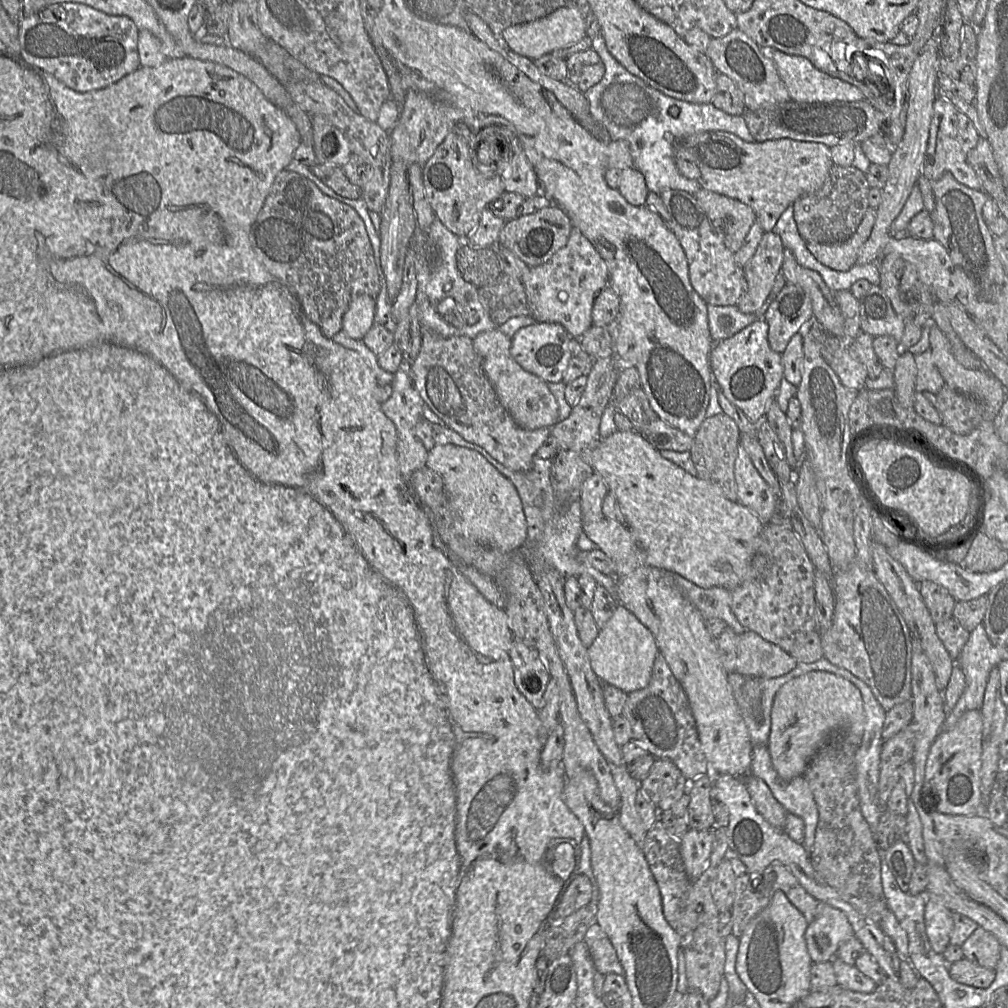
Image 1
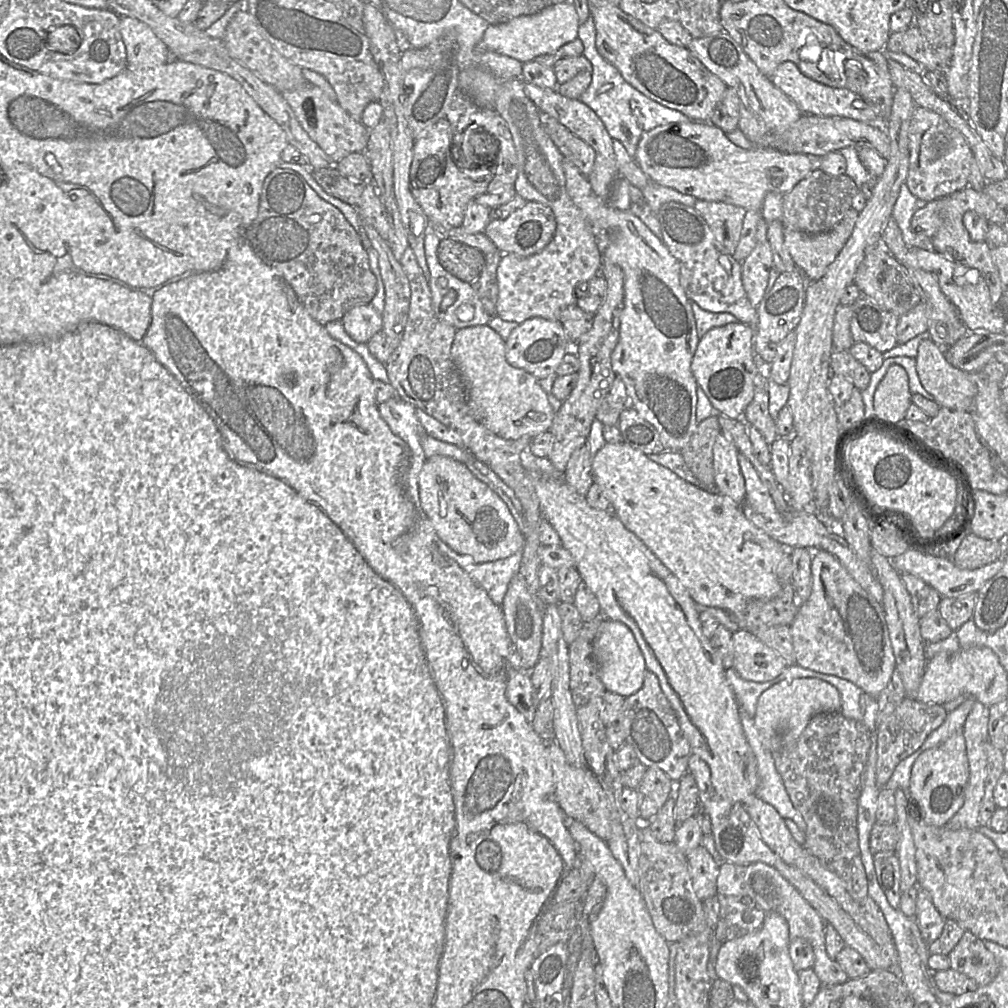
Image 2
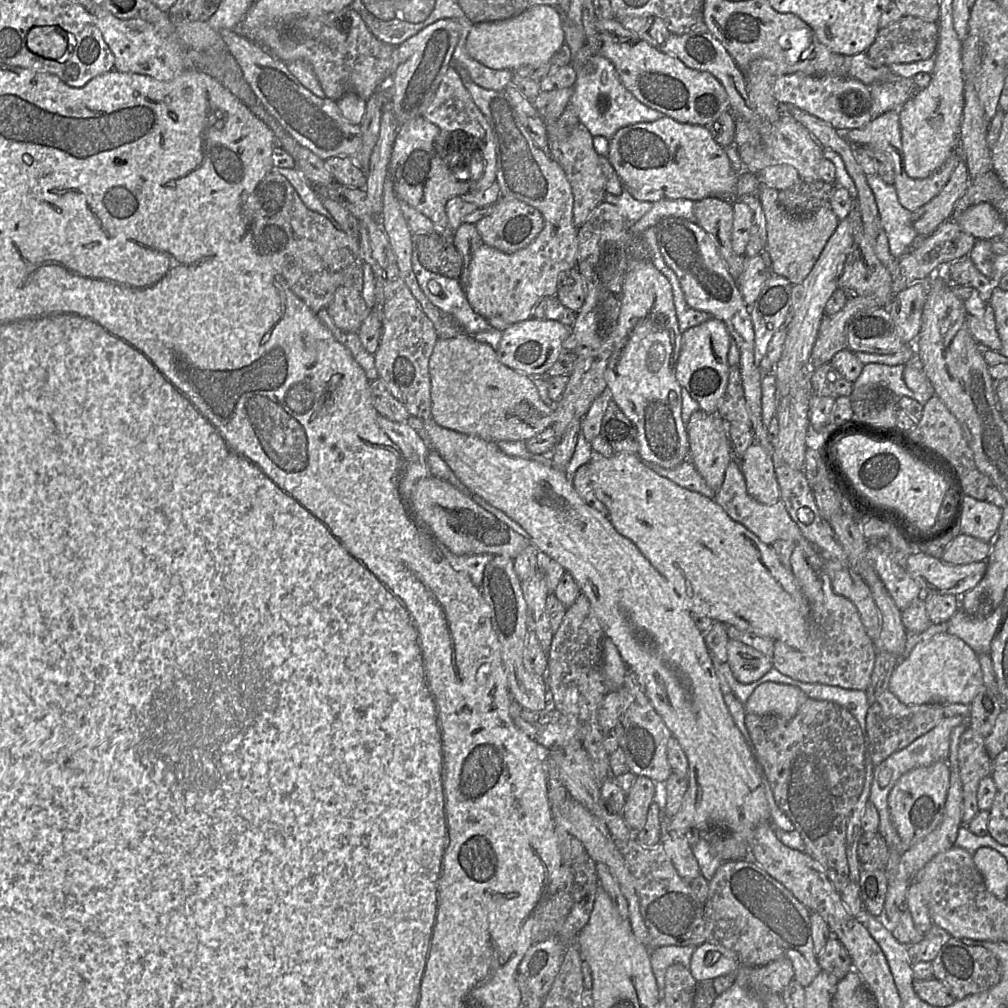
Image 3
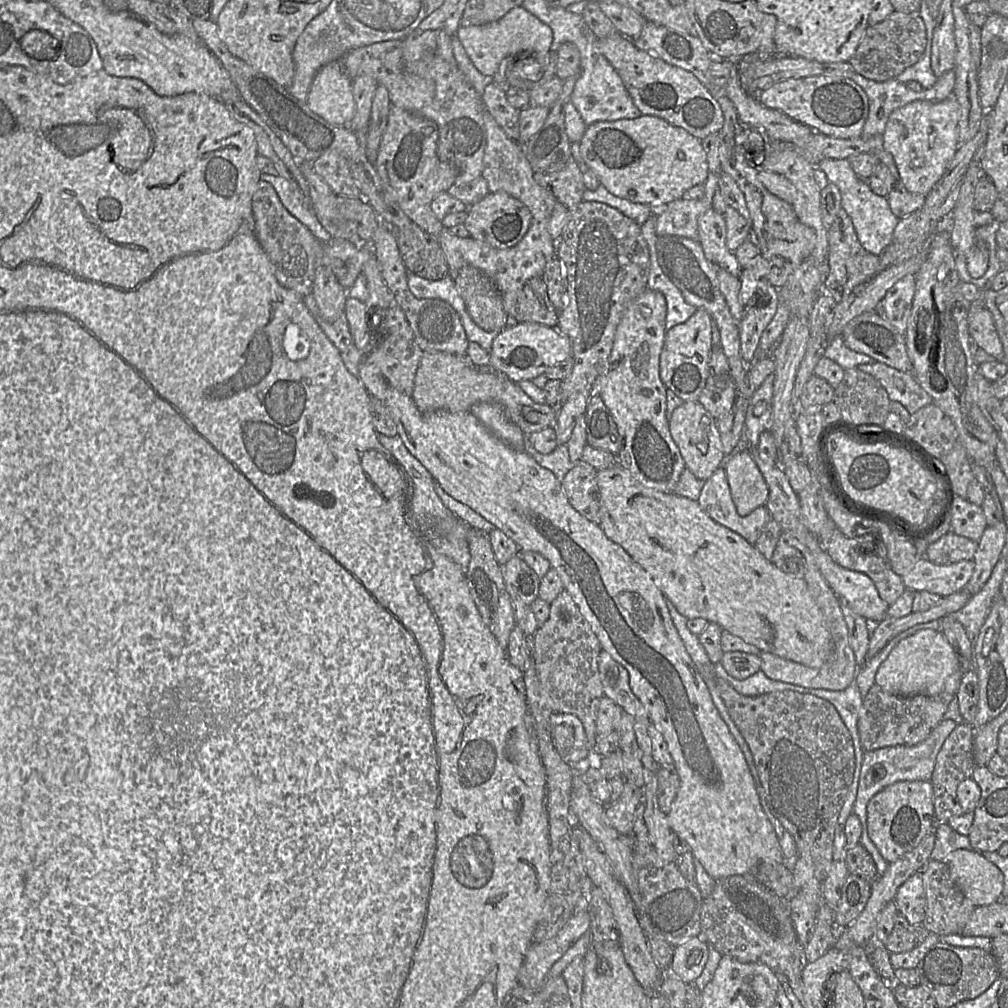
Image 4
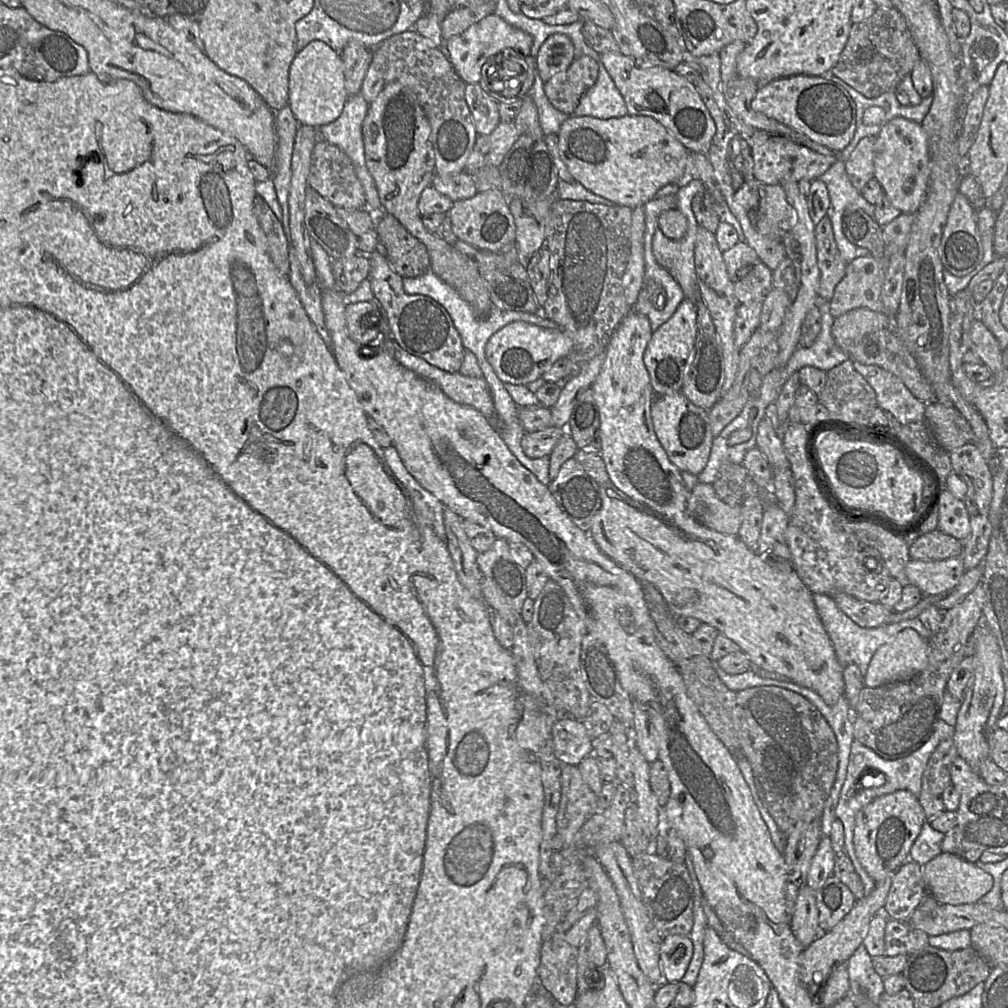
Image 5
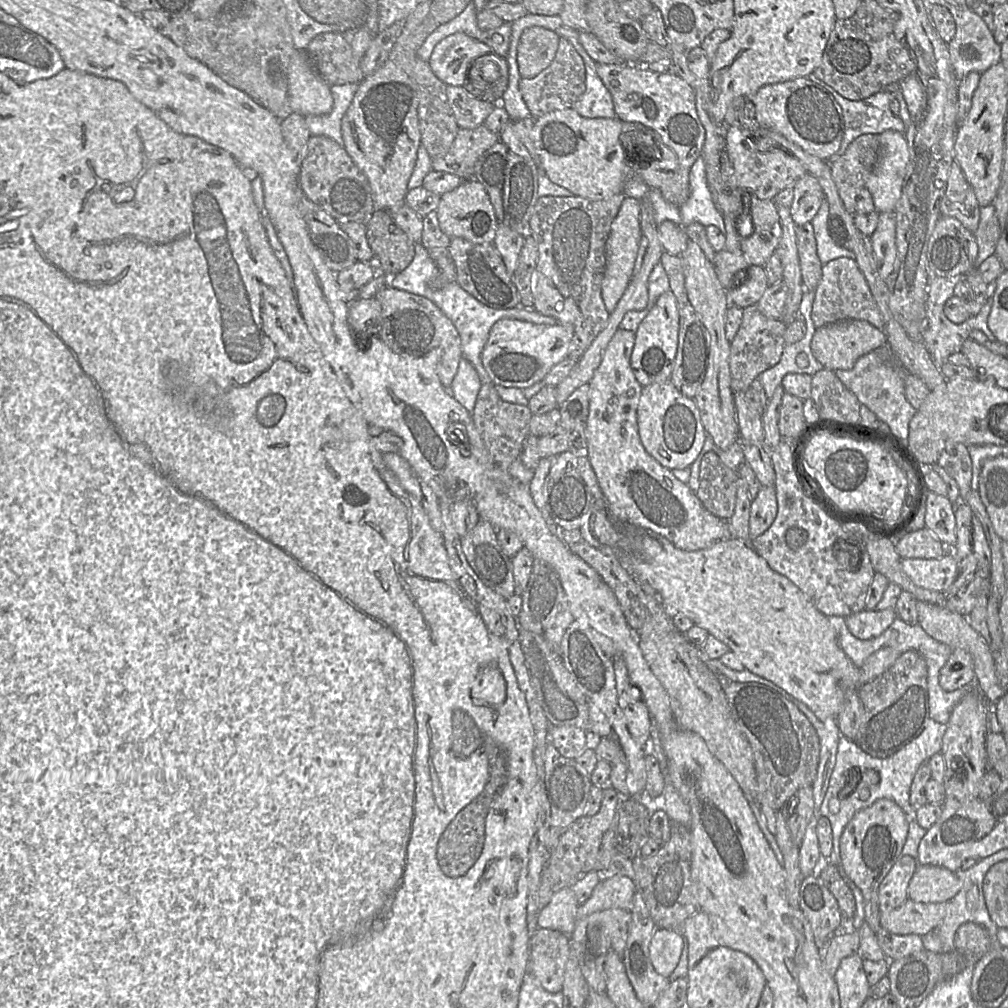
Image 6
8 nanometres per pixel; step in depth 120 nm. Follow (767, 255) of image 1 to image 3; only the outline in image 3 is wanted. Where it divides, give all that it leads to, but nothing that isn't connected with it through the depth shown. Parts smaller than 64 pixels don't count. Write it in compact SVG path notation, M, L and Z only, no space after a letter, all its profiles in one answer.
M761 253L754 257L745 257L744 269L738 283L743 300L748 306L755 302L770 274Z

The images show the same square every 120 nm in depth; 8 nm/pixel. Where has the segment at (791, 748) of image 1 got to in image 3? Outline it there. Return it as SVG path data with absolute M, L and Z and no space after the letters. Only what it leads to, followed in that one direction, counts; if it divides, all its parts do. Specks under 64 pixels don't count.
M767 682L758 686L744 705L747 713L790 719L807 698L809 697L795 686Z

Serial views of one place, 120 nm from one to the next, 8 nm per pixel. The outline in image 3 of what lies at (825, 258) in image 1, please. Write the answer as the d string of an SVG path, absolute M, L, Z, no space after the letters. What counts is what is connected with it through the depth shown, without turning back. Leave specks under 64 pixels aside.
M761 183L756 196L760 200L766 220L767 243L764 251L769 254L771 260L771 274L786 277L793 285L803 282L840 220L829 206L821 207L817 212L805 217L793 216L780 203L779 191Z

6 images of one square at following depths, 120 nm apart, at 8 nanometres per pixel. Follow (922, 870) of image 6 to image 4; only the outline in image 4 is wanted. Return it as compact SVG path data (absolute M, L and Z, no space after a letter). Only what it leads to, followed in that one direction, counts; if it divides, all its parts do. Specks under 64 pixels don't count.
M957 849L944 859L950 877L965 897L974 905L989 905L1000 901L1004 876L1002 871L981 853Z

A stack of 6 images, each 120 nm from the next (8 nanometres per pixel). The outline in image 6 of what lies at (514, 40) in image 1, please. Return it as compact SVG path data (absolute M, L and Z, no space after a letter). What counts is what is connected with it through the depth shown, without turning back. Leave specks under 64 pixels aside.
M457 32L437 44L428 62L433 73L443 83L463 87L472 63L490 53L493 50L487 44Z

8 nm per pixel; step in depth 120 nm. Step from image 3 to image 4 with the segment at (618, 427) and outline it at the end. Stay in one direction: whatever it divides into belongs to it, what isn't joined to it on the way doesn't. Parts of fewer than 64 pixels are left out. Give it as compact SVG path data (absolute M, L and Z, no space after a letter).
M599 395L589 399L583 417L587 445L617 455L623 447L623 439L609 409Z

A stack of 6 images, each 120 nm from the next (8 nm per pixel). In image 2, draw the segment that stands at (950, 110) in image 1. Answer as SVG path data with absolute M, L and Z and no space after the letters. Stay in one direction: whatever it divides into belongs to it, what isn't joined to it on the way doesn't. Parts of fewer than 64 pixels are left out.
M917 106L910 121L909 169L905 181L909 191L921 202L948 196L969 185L973 154L957 129L937 113Z

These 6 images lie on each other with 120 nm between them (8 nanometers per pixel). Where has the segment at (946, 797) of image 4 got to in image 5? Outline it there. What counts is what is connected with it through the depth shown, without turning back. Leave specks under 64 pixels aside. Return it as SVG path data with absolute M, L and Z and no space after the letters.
M948 737L938 744L927 762L918 795L927 822L946 811L942 793L951 784L950 767L957 757L954 740Z

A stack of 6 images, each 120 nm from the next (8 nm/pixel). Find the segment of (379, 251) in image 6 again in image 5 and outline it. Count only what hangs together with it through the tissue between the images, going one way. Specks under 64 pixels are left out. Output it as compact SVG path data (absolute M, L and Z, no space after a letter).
M389 213L376 219L380 249L392 269L401 277L418 277L431 269L426 246Z

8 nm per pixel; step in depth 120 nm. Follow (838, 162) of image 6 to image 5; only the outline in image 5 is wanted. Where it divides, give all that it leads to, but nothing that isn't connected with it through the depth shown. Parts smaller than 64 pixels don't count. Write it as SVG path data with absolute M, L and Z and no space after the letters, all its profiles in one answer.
M876 137L862 138L845 161L845 169L853 186L863 191L866 183L874 177L874 147Z

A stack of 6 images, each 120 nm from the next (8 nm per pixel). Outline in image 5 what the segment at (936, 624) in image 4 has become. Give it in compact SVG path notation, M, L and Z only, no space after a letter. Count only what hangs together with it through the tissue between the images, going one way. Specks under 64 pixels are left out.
M813 594L814 603L824 628L834 646L837 658L843 666L856 664L862 676L866 674L869 663L875 652L884 644L891 641L900 631L904 629L913 629L924 639L931 636L922 622L915 618L903 620L895 623L888 623L877 628L863 628L852 621L836 604L833 597L822 594Z

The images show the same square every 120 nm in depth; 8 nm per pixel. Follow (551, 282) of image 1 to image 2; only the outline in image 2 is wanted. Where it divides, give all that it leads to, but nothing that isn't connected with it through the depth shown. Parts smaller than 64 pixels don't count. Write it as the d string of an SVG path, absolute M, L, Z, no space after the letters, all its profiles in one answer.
M512 79L502 82L498 89L494 110L505 120L516 148L518 174L513 189L516 196L528 202L541 203L548 206L556 219L556 231L549 242L540 252L519 257L512 254L503 254L497 268L497 282L499 287L495 316L504 321L518 324L531 318L544 318L558 321L563 309L576 305L576 289L597 275L603 261L596 238L590 231L580 209L569 196L566 188L566 176L563 169L563 156L550 139L540 121L540 111L524 92L524 82L521 79Z

